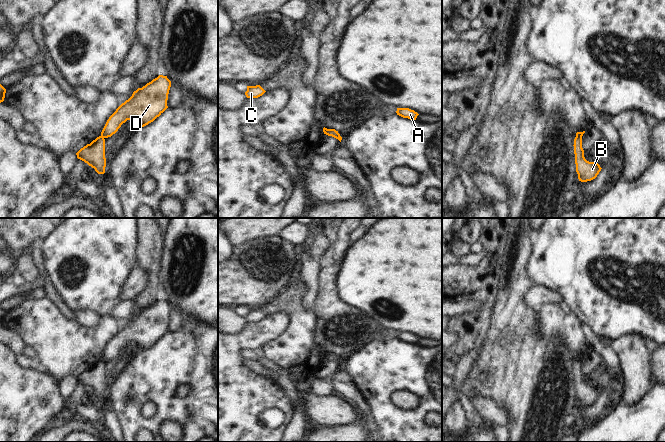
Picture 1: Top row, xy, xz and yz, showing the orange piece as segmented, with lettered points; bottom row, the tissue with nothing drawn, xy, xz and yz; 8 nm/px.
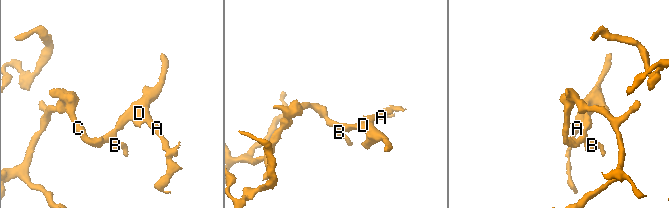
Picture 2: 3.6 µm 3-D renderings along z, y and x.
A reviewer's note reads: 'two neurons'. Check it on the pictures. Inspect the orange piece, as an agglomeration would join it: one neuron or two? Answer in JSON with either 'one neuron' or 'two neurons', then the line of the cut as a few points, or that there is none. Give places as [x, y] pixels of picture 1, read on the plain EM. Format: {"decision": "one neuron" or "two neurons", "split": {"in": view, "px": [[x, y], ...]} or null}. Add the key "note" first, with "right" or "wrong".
{"note": "right", "decision": "two neurons", "split": {"in": "xy", "px": [[101, 359], [103, 362]]}}

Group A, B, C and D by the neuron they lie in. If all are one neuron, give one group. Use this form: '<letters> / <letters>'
A D / B C

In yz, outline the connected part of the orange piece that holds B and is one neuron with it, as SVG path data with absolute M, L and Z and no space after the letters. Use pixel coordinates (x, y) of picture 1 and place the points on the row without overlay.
M576 360L573 370L575 378L576 396L578 398L579 405L587 406L595 403L602 392L596 385L589 386L585 383L584 374L582 372L582 361Z

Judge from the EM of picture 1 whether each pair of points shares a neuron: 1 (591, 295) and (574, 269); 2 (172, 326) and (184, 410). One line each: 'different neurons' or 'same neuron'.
1: same neuron
2: different neurons

